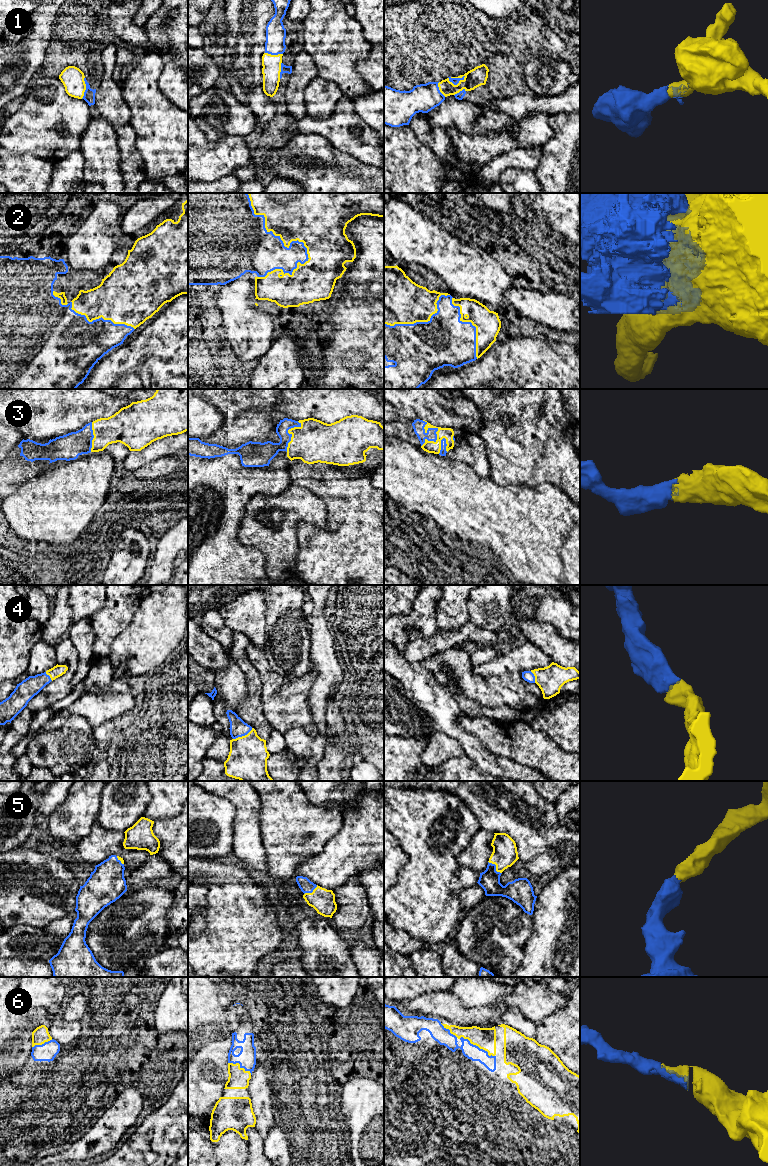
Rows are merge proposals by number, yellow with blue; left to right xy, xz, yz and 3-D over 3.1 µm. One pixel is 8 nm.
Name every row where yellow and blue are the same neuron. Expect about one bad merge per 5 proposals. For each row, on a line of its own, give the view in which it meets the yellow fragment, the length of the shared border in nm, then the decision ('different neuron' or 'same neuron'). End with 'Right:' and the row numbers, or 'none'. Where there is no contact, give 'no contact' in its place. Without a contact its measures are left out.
1: yz | 150 nm | same neuron
2: xz | 750 nm | same neuron
3: yz | 220 nm | same neuron
4: xz | 180 nm | same neuron
5: yz | 150 nm | same neuron
6: yz | 320 nm | same neuron
Right: 1, 2, 3, 4, 5, 6

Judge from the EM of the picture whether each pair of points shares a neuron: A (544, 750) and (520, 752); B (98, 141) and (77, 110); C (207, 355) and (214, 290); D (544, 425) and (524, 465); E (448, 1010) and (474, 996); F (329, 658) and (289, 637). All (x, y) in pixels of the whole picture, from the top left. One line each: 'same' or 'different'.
A: same
B: different
C: same
D: same
E: different
F: different

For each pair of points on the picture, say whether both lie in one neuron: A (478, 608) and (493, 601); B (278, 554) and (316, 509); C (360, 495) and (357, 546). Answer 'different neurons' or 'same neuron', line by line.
A: same neuron
B: same neuron
C: same neuron

